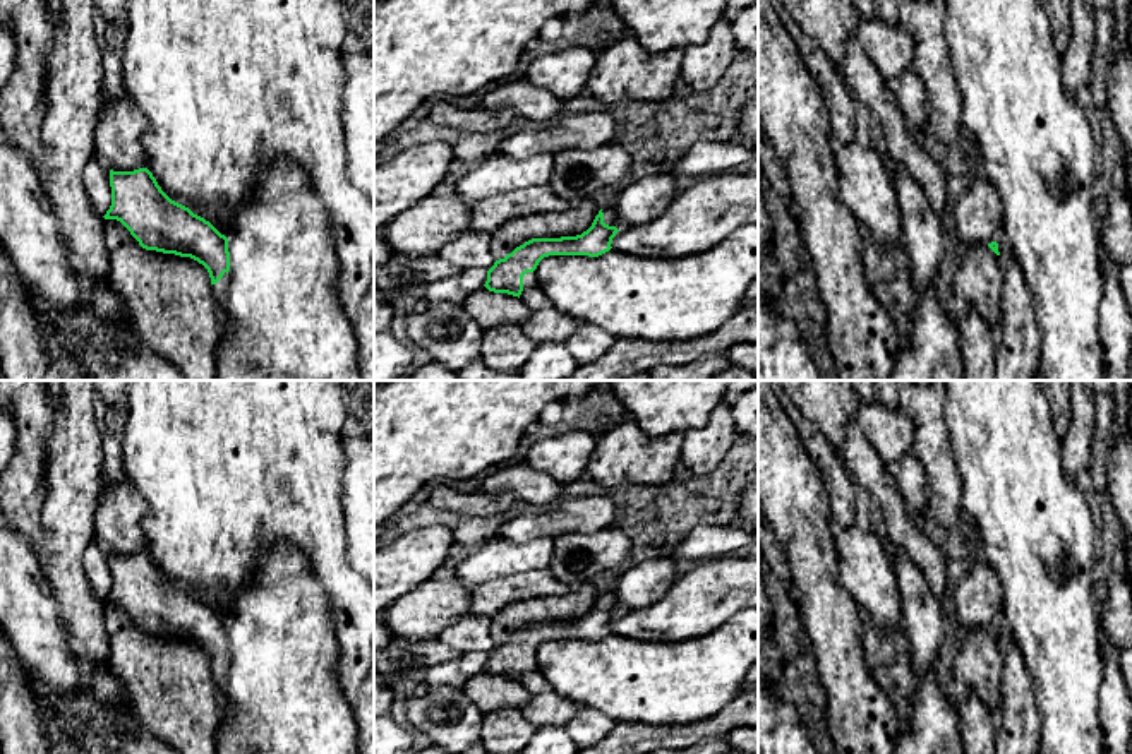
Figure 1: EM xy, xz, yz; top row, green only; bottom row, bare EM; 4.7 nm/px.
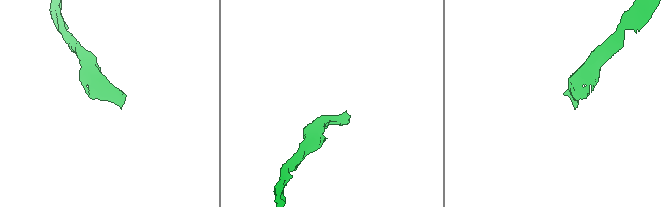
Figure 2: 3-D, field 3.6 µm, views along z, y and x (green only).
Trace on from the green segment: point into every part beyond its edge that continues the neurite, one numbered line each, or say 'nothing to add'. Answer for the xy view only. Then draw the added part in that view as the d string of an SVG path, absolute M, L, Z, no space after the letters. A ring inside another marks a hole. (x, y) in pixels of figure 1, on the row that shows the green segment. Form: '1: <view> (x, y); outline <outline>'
1: xy (220, 290); outline M225 272L223 278L216 284L213 284L213 293L220 305L223 305L225 296L228 293L228 281L230 281L230 272Z

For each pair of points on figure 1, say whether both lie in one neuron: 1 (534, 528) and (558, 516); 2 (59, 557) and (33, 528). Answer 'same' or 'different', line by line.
1: same
2: different

